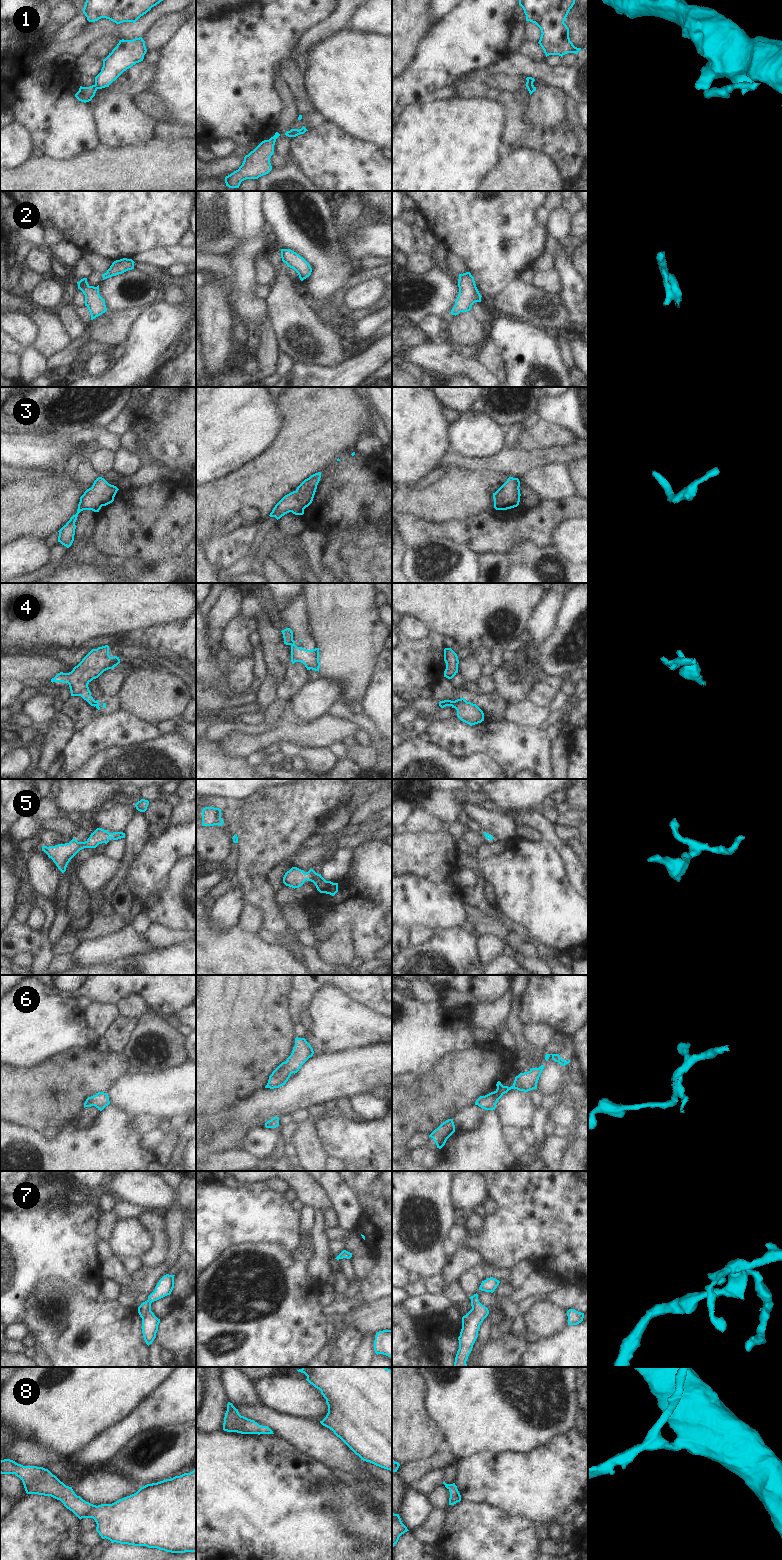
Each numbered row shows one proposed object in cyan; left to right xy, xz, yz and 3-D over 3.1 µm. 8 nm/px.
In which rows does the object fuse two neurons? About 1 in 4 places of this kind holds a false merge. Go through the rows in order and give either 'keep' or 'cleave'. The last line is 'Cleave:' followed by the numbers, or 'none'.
1: cleave
2: keep
3: keep
4: cleave
5: keep
6: keep
7: keep
8: keep
Cleave: 1, 4

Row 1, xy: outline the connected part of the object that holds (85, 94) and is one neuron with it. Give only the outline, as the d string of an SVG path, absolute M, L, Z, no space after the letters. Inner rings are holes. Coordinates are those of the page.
M95 85L90 87L82 87L80 86L79 91L75 94L75 97L81 102L89 102L95 96L97 88Z

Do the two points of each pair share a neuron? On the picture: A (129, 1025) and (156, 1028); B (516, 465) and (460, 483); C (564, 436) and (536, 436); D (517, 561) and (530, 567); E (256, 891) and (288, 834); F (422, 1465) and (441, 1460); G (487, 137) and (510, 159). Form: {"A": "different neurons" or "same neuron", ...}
{"A": "different neurons", "B": "different neurons", "C": "same neuron", "D": "same neuron", "E": "same neuron", "F": "same neuron", "G": "different neurons"}

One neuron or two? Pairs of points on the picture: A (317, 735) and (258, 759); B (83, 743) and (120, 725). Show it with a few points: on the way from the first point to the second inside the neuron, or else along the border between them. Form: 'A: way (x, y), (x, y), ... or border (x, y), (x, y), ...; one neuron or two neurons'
A: border (261, 749), (253, 752), (247, 758); two neurons
B: way (92, 739), (103, 732), (111, 731); one neuron

